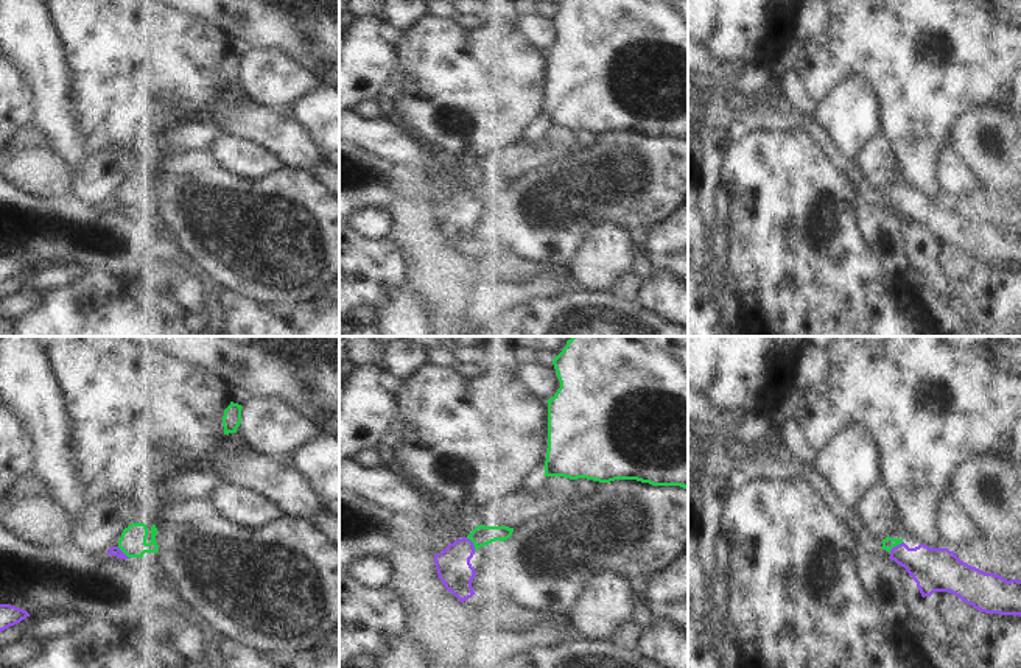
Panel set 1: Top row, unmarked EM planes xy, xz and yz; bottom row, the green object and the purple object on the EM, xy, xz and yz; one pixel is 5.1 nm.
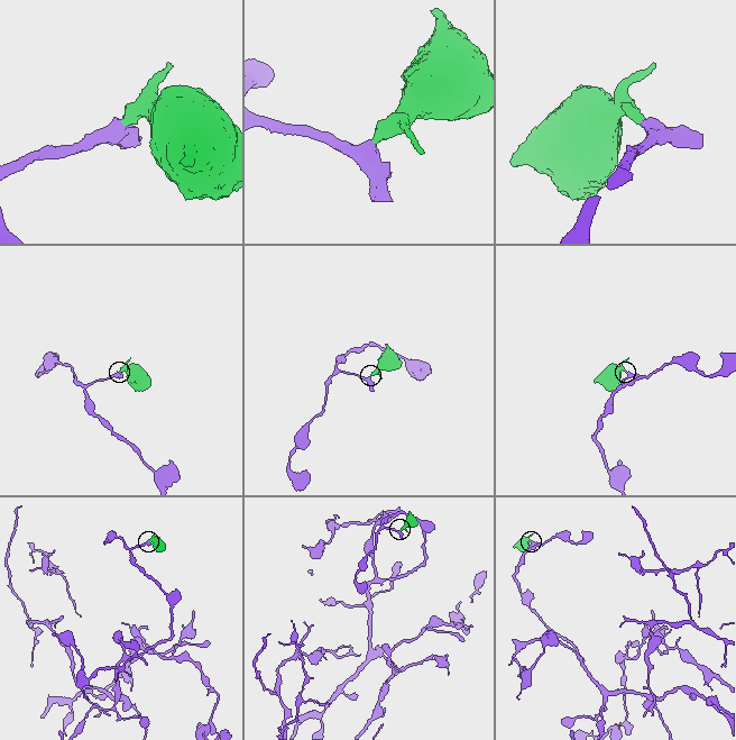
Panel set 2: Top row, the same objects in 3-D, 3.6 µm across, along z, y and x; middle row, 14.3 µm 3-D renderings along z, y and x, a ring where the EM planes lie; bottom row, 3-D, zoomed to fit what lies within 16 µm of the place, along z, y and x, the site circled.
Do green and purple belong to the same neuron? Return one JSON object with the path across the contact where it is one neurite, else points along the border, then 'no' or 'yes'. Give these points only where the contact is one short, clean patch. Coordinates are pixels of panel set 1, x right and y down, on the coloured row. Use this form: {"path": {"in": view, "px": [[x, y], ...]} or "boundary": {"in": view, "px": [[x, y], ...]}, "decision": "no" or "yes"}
{"path": {"in": "yz", "px": [[887, 544], [895, 545], [908, 558], [933, 569]]}, "decision": "yes"}

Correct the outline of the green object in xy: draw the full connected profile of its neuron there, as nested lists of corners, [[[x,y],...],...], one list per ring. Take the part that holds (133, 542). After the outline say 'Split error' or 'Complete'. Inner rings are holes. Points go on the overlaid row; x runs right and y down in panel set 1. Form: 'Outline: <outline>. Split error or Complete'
Outline: [[[131,523],[123,529],[117,547],[111,547],[107,554],[120,559],[143,557],[145,553],[157,553],[156,542],[157,528],[153,525],[149,529],[145,523]]]. Split error

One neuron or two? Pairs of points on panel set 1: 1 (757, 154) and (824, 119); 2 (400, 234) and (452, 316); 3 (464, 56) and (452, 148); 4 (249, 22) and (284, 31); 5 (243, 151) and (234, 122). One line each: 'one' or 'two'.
1: two
2: one
3: one
4: one
5: two

